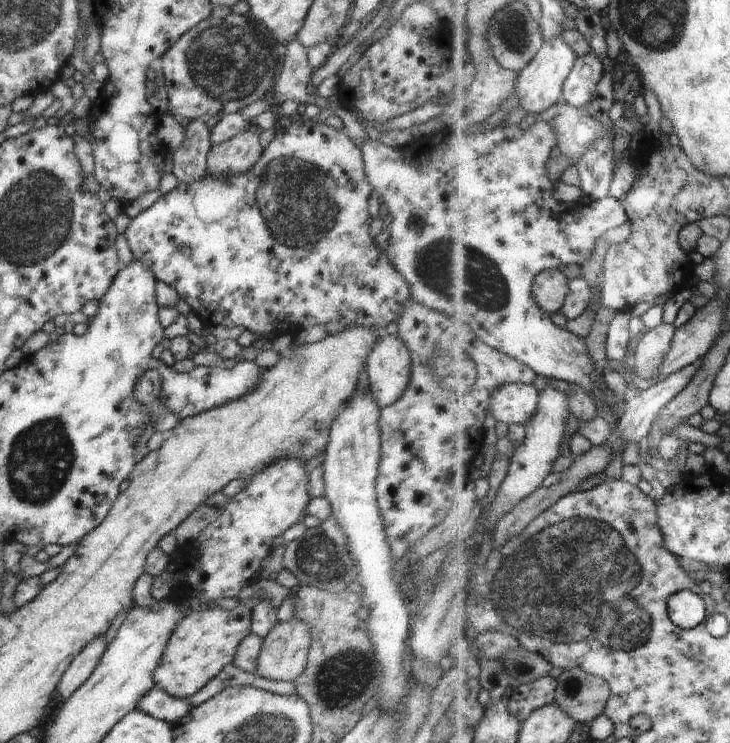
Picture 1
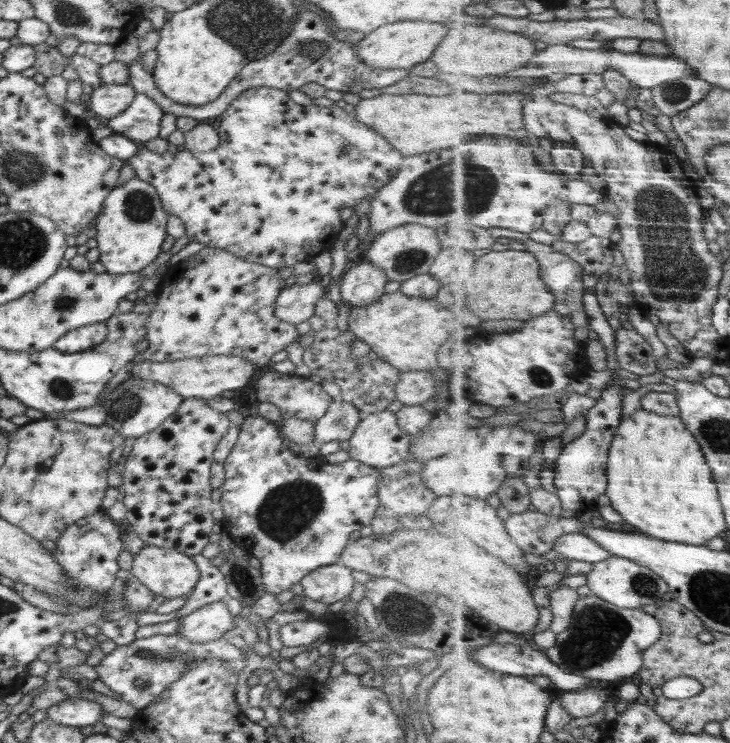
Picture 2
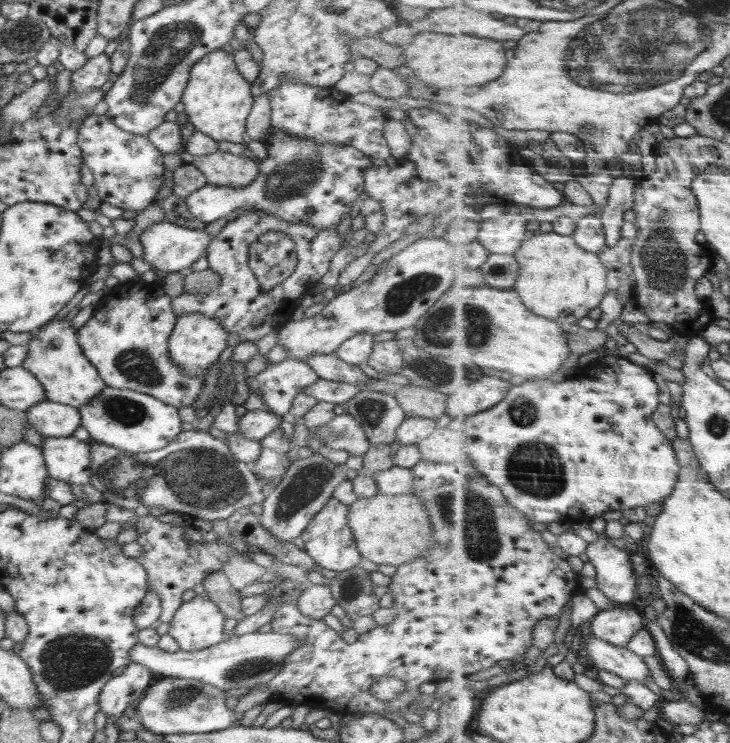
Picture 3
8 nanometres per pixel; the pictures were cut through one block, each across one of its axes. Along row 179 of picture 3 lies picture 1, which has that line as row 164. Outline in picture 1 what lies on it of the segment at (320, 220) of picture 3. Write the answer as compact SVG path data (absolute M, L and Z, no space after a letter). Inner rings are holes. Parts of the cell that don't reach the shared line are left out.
M298 120L292 123L288 130L278 131L272 142L263 150L260 161L249 172L219 178L207 174L198 181L180 183L176 189L163 195L153 206L132 219L130 226L124 232L124 238L134 259L141 262L156 280L172 287L205 326L243 326L257 335L273 332L290 339L309 326L324 325L330 321L336 321L342 326L352 323L364 328L370 327L372 330L384 330L390 322L397 321L411 295L405 279L391 264L385 251L376 246L375 237L370 234L372 220L368 213L368 200L372 193L373 189L365 174L361 151L349 138L346 128L335 130L324 123L315 125Z

